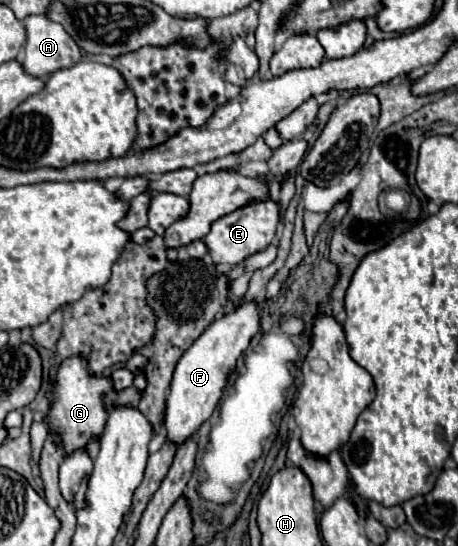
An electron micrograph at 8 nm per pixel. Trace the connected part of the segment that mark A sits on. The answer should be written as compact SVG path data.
M27 16L23 20L27 28L23 70L35 78L47 78L51 72L71 68L81 60L81 50L67 36L65 28L45 16Z

